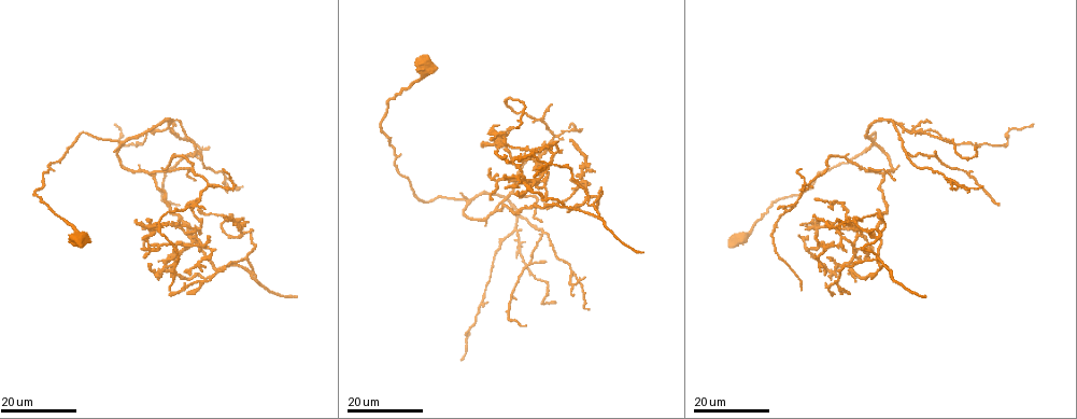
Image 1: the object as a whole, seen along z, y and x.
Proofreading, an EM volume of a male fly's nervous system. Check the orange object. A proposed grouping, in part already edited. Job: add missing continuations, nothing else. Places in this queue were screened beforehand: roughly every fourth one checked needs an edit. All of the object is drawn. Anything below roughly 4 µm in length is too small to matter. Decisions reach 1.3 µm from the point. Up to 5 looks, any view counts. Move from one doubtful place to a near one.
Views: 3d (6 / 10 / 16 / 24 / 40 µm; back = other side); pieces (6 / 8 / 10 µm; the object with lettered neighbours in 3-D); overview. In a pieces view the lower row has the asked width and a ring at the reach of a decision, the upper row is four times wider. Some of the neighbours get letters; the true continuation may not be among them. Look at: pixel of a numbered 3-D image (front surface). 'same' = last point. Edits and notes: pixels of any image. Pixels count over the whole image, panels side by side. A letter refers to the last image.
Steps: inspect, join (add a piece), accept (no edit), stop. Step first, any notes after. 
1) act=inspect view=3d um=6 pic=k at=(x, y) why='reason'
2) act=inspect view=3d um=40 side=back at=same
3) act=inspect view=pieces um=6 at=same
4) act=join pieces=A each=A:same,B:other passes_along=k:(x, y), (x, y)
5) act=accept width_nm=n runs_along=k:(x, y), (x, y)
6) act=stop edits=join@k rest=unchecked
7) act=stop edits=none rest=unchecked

act=inspect view=3d um=16 pic=1 at=(879, 216) why='an open end'

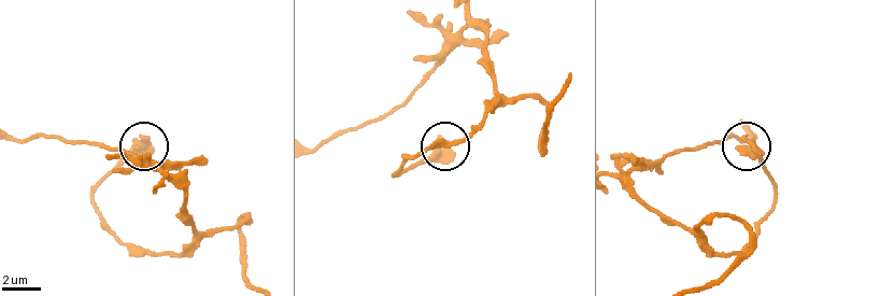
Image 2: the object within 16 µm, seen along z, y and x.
act=inspect view=pieces um=10 pic=2 at=(743, 138) why='see the neighbours'

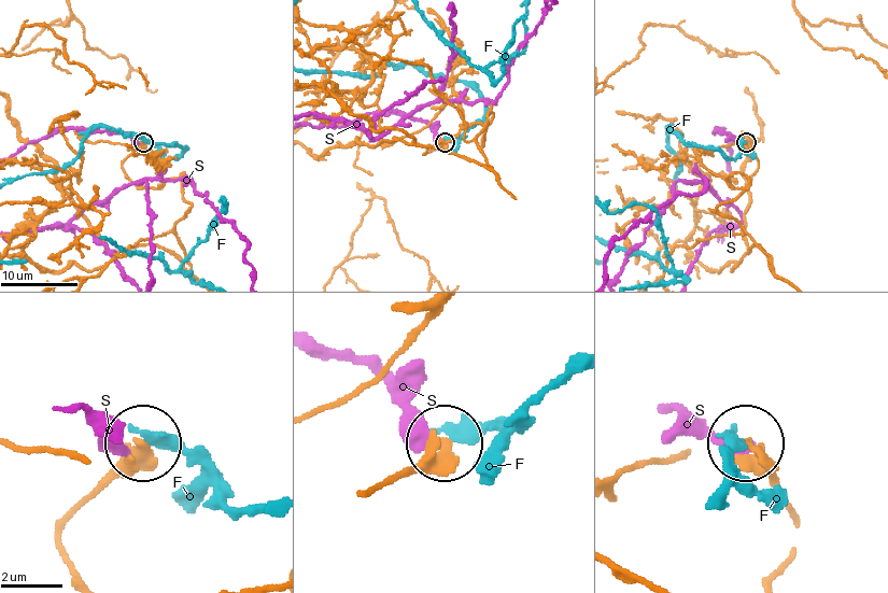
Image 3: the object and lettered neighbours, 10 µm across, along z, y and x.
act=accept each=F:other,S:other runs_along=3:(78, 572), (61, 541), (65, 518), (137, 443) found='none of them fits'

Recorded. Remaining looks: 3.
act=inspect view=3d um=16 pic=1 at=(490, 167) why='thin end'

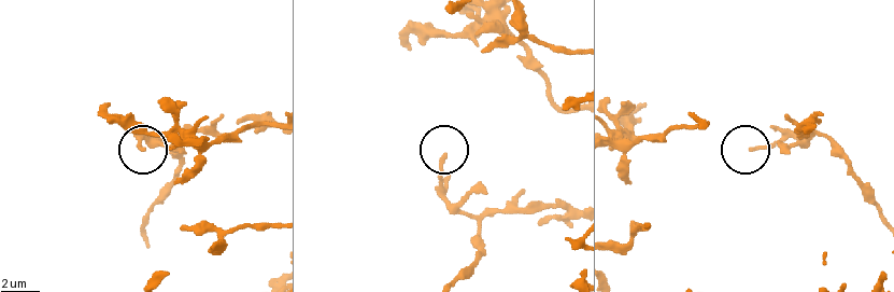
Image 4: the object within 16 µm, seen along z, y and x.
act=inspect view=pieces um=6 pic=4 at=(753, 149)

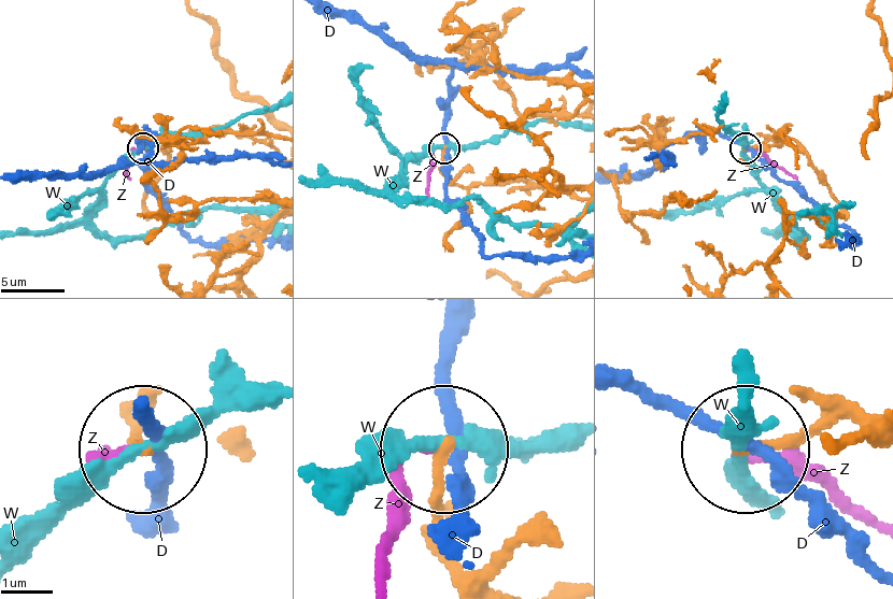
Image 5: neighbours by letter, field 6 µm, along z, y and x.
act=accept each=D:other,W:other,Z:other runs_along=5:(878, 421), (753, 446) found='none of them fits'

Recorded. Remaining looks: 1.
act=stop edits=none rest=unchecked

